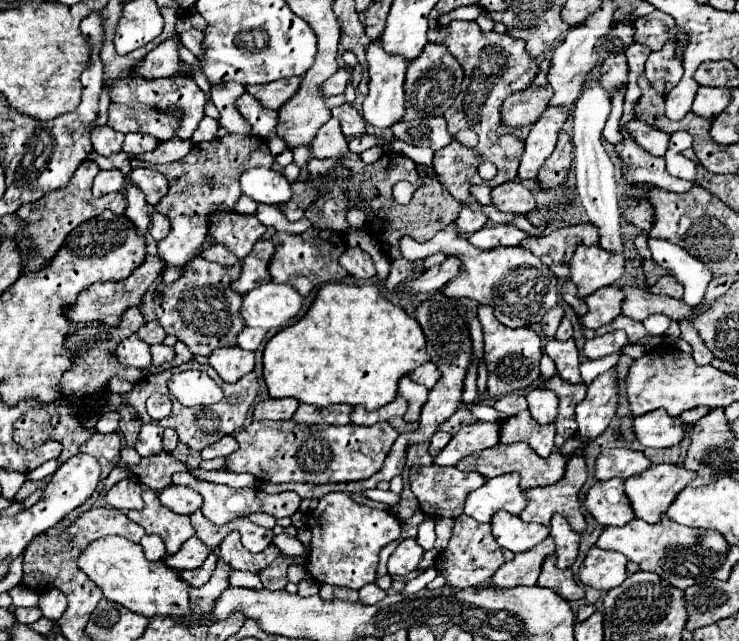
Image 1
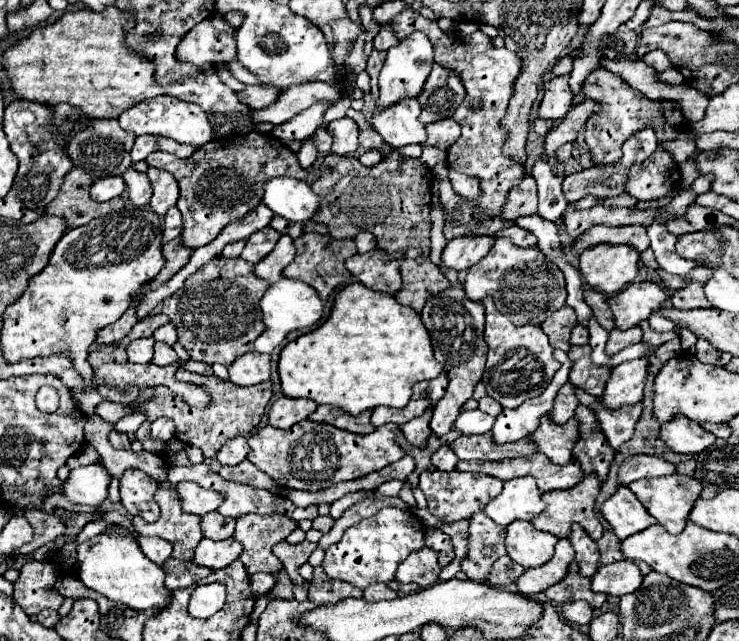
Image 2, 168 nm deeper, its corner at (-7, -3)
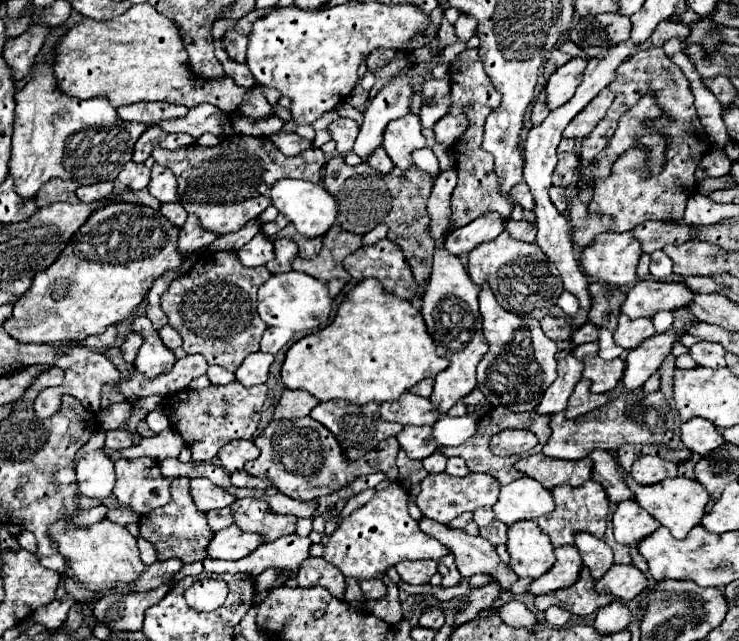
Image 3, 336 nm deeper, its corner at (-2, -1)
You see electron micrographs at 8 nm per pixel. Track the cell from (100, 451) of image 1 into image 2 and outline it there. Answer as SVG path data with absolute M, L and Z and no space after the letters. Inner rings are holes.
M112 430L110 436L108 436L108 440L110 440L110 444L112 444L116 450L130 450L130 440L128 440L126 434L120 434L120 432Z

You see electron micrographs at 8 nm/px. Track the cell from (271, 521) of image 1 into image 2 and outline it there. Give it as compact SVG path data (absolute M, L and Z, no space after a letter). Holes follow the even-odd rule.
M244 514L236 518L234 540L242 544L242 554L238 560L244 564L246 572L280 572L282 562L272 554L272 546L282 542L296 526L298 522L292 522L282 514Z

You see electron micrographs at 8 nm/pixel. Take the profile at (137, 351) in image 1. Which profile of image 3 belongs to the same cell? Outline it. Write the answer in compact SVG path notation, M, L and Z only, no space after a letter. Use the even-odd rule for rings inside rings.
M129 332L129 334L125 334L125 340L123 340L123 344L121 344L123 360L131 364L131 362L135 360L135 356L137 356L141 344L143 344L143 336L141 336L141 334L137 334L137 332Z

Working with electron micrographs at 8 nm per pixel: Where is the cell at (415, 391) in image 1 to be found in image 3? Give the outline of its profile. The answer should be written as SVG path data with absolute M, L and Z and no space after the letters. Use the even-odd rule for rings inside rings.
M405 426L403 432L399 432L397 440L411 460L425 460L439 448L435 440L431 440L429 426Z

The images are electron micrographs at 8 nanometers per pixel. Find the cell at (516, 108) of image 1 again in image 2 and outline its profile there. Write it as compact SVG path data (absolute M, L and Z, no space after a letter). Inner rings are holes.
M568 76L554 78L544 84L544 98L538 106L538 118L544 120L558 120L572 106L572 94L568 90Z

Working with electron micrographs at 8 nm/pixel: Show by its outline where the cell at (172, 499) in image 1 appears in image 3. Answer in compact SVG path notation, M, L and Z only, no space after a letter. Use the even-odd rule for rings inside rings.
M207 478L191 480L191 496L193 496L197 508L203 512L209 512L213 508L225 508L235 500L235 496L231 496L227 490L215 486Z

